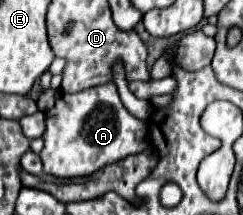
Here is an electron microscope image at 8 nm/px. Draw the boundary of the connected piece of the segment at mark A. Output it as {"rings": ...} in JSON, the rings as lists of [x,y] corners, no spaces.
{"rings":[[[114,82],[92,86],[74,94],[62,94],[56,106],[46,112],[44,150],[40,158],[44,172],[58,178],[88,176],[118,158],[138,154],[150,144],[148,120],[140,120],[126,110]]]}

